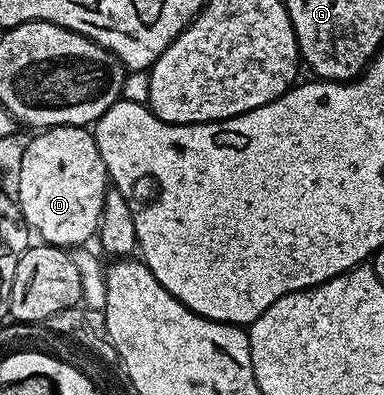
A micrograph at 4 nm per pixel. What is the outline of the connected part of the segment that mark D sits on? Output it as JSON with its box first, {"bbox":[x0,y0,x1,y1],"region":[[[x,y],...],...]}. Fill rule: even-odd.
{"bbox":[16,127,108,249],"region":[[[47,127],[39,130],[38,135],[26,148],[22,151],[22,160],[18,163],[18,195],[16,194],[16,202],[22,211],[22,220],[26,222],[27,227],[35,236],[38,235],[43,244],[52,247],[61,247],[63,249],[78,249],[95,238],[98,233],[98,223],[102,220],[102,210],[104,209],[104,197],[108,190],[108,176],[106,174],[106,166],[100,157],[100,149],[96,145],[93,134],[86,127]]]}

